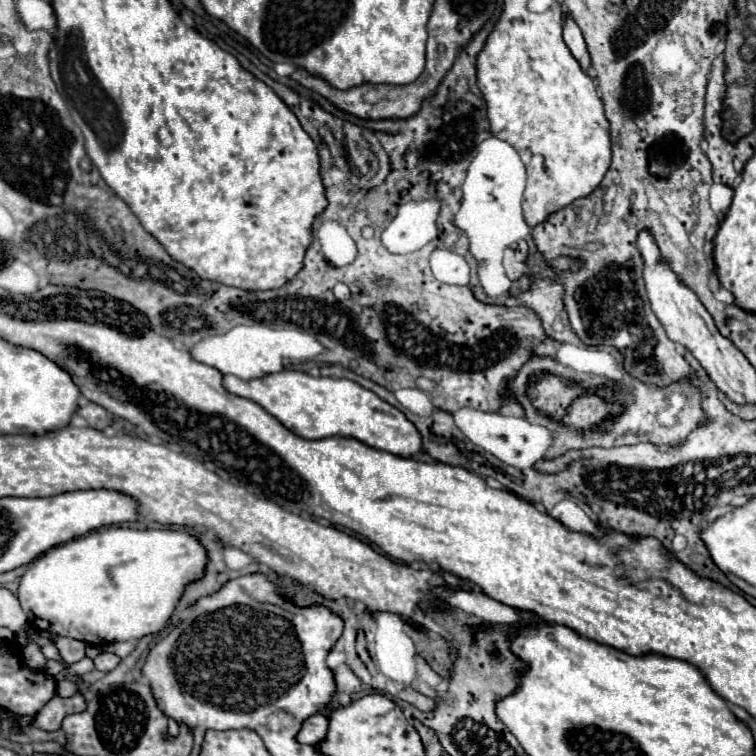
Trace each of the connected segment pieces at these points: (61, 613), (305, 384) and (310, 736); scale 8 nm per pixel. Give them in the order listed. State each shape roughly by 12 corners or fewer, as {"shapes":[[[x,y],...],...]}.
{"shapes":[[[101,528],[35,558],[29,626],[93,646],[159,632],[207,556]],[[281,370],[223,386],[307,440],[411,458],[403,412],[351,380]],[[313,714],[297,732],[299,744],[317,744],[327,734],[327,716]]]}

